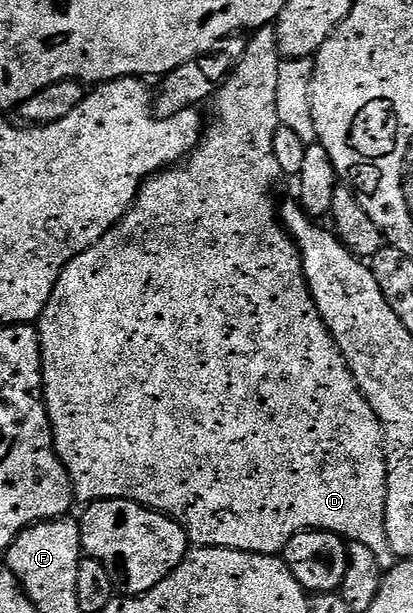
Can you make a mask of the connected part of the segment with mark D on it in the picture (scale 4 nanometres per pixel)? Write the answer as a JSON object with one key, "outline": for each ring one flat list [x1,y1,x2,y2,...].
{"outline":[[267,26,267,27,264,27,264,28,260,28,260,29,257,29,257,31,255,31,255,32,254,32,254,33,253,33,253,35,251,35,251,36,254,36,254,37,252,37,252,38,251,38,251,40,249,40,249,39,247,39,247,40,246,40,246,41,245,41,245,45,246,45,246,49,245,49,245,50,244,50,244,54,243,54,243,55,242,55,242,56,241,56,241,57,240,57,240,59,238,59,238,65,237,65,237,66,236,66,236,67,235,67,235,68,234,68,234,73,233,73,233,74,232,74,232,75,230,75,230,77,229,77,229,78,227,78,227,79,226,79,226,82,225,82,225,84,223,84,223,85,222,85,222,87,221,87,221,88,219,88,219,89,218,89,218,94,217,94,217,97,216,97,216,99,215,99,215,100,214,100,214,101,213,101,213,104,214,104,214,103,215,103,215,104,214,104,214,124,215,124,215,126,216,126,216,127,218,127,218,128,214,128,214,129,212,129,212,130,211,130,211,132,210,132,210,129,209,129,209,131,207,131,207,132,206,132,206,133,205,133,205,135,203,135,203,137,202,137,202,139,201,139,201,140,199,140,199,142,198,142,198,146,197,146,197,148,195,148,195,149,194,149,194,151,193,151,193,152,191,152,191,153,190,153,190,155,189,155,189,156,187,156,187,157,186,157,186,159,185,159,185,160,183,160,183,161,181,161,181,163,179,163,179,164,178,164,178,165,177,165,177,166,175,166,175,167,173,167,173,168,168,168,168,169,165,169,165,170,163,170,163,171,161,171,161,172,158,172,158,173,157,173,157,174,155,174,155,176,151,176,151,177,150,177,150,179,149,179,149,180,147,180,147,181,146,181,146,183,145,183,145,184,143,184,143,185,142,185,142,188,141,188,141,190,139,190,139,192,138,192,138,197,136,197,136,198,135,198,135,200,134,200,134,205,133,205,133,206,132,206,132,207,130,207,130,208,129,208,129,209,128,209,128,210,127,210,127,212,126,212,126,217,125,217,125,218,124,218,124,219,122,219,122,221,121,221,121,222,120,222,120,223,118,223,118,225,117,225,117,226,115,226,115,227,114,227,114,228,113,228,113,229,112,229,112,230,108,230,108,234,104,234,104,238,100,238,100,242,96,242,96,243,95,243,95,244,94,244,94,245,93,245,93,246,92,246,92,247,90,247,90,248,89,248,89,249,88,249,88,250,84,250,84,251,83,251,83,252,81,252,81,253,80,253,80,255,79,255,79,256,77,256,77,257,76,257,76,258,72,258,72,262,68,262,68,266,64,266,64,270,63,270,63,271,62,271,62,273,61,273,61,274,60,274,60,278,59,278,59,279,58,279,58,281,57,281,57,282,56,282,56,286,55,286,55,287,54,287,54,289,53,289,53,290,52,290,52,298,48,298,48,306,47,306,47,307,46,307,46,308,45,308,45,310,44,310,44,311,43,311,43,312,42,312,42,317,40,317,40,319,38,319,38,321,37,321,37,322,36,322,36,327,37,327,37,329,38,329,38,341,39,341,39,342,40,342,40,346,41,346,41,347,42,347,42,395,43,395,43,396,45,396,45,397,46,397,46,409,47,409,47,410,48,410,48,414,49,414,49,415,50,415,50,425,51,425,51,426,52,426,52,430,53,430,53,431,54,431,54,449,55,449,55,450,56,450,56,451,58,451,58,457,60,457,60,459,62,459,62,461,63,461,63,462,64,462,64,466,65,466,65,467,66,467,66,469,67,469,67,470,68,470,68,474,69,474,69,475,70,475,70,477,71,477,71,478,72,478,72,486,73,486,73,487,74,487,74,495,75,495,75,497,77,497,77,499,78,499,78,500,79,500,79,501,82,501,82,502,93,502,93,501,95,501,95,500,135,500,135,501,136,501,136,503,138,503,138,504,142,504,142,505,144,505,144,506,145,506,145,508,153,508,153,509,154,509,154,511,156,511,156,512,165,512,165,513,166,513,166,515,167,515,167,516,171,516,171,518,173,518,173,519,174,519,174,520,175,520,175,522,177,522,177,524,179,524,179,525,180,525,180,526,181,526,181,528,182,528,182,529,183,529,183,530,185,530,185,531,186,531,186,539,187,539,187,541,189,541,189,543,190,543,190,544,191,544,191,545,194,545,194,546,197,546,197,547,200,547,200,548,231,548,231,549,232,549,232,550,244,550,244,551,245,551,245,552,255,552,255,553,256,553,256,554,268,554,268,555,269,555,269,556,277,556,277,555,279,555,279,554,281,554,281,552,282,552,282,551,283,551,283,550,284,550,284,546,288,546,288,538,292,538,292,537,293,537,293,536,295,536,295,535,296,535,296,534,300,534,300,533,301,533,301,532,303,532,303,531,304,531,304,530,305,530,305,528,319,528,319,529,320,529,320,530,328,530,328,531,329,531,329,532,335,532,335,533,336,533,336,535,337,535,337,536,340,536,340,537,343,537,343,538,345,538,345,539,346,539,346,540,347,540,347,541,349,541,349,543,350,543,350,544,363,544,363,545,364,545,364,546,368,546,368,550,372,550,372,554,376,554,376,562,377,562,377,563,378,563,378,565,380,565,380,567,381,567,381,568,382,568,382,571,383,571,383,573,385,573,385,572,387,572,387,571,388,571,388,570,392,570,392,569,393,569,393,568,394,568,394,566,395,566,395,563,396,563,396,557,395,557,395,554,394,554,394,551,393,551,393,550,392,550,392,546,391,546,391,545,390,545,390,543,389,543,389,542,388,542,388,530,387,530,387,529,386,529,386,440,385,440,385,438,383,438,383,437,382,437,382,427,381,427,381,426,380,426,380,422,379,422,379,421,378,421,378,419,377,419,377,418,376,418,376,414,375,414,375,413,374,413,374,411,373,411,373,410,372,410,372,406,368,406,368,402,367,402,367,401,366,401,366,399,365,399,365,398,364,398,364,394,363,394,363,393,362,393,362,392,361,392,361,390,360,390,360,389,358,389,358,383,357,383,357,382,356,382,356,381,354,381,354,379,353,379,353,378,352,378,352,374,351,374,351,373,350,373,350,371,349,371,349,370,348,370,348,366,347,366,347,365,346,365,346,363,345,363,345,362,344,362,344,358,343,358,343,357,342,357,342,355,341,355,341,354,340,354,340,350,339,350,339,349,338,349,338,347,337,347,337,346,336,346,336,342,335,342,335,341,334,341,334,339,333,339,333,338,332,338,332,334,331,334,331,333,330,333,330,331,329,331,329,330,328,330,328,326,327,326,327,325,326,325,326,323,325,323,325,322,324,322,324,318,320,318,320,310,319,310,319,309,318,309,318,307,317,307,317,306,316,306,316,302,315,302,315,301,314,301,314,298,313,298,313,296,312,296,312,294,311,294,311,293,310,293,310,286,309,286,309,284,308,284,308,282,307,282,307,281,306,281,306,275,305,275,305,274,304,274,304,270,303,270,303,269,302,269,302,255,301,255,301,254,299,254,299,253,298,253,298,248,297,248,297,247,296,247,296,245,294,245,294,239,292,239,292,237,290,237,290,233,289,233,289,232,287,232,287,231,286,231,286,229,285,229,285,227,284,227,284,225,283,225,283,223,282,223,282,221,281,221,281,219,280,219,280,208,279,208,279,205,278,205,278,204,277,204,277,203,276,203,276,204,275,204,275,205,274,205,274,187,276,187,276,186,277,186,277,184,278,184,278,180,279,180,279,181,281,181,281,180,282,180,282,179,283,179,283,174,282,174,282,171,281,171,281,170,280,170,280,166,279,166,279,165,278,165,278,163,277,163,277,162,276,162,276,154,272,154,272,138,273,138,273,137,274,137,274,135,275,135,275,134,276,134,276,130,277,130,277,129,278,129,278,127,279,127,279,126,280,126,280,125,279,125,279,122,278,122,278,118,277,118,277,112,276,112,276,84,277,84,277,82,278,82,278,81,279,81,279,71,280,71,280,66,281,66,281,64,282,64,282,61,283,61,283,59,284,59,284,57,283,57,283,55,282,55,282,53,281,53,281,52,279,52,279,51,278,51,278,33,277,33,277,31,275,31,275,29,274,29,274,28,273,28,273,27,270,27,270,26]]}

